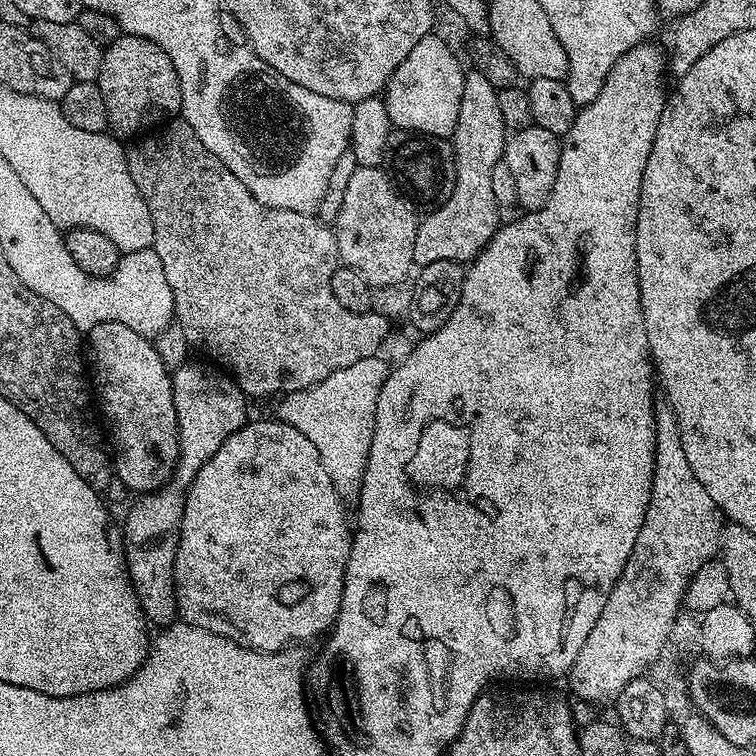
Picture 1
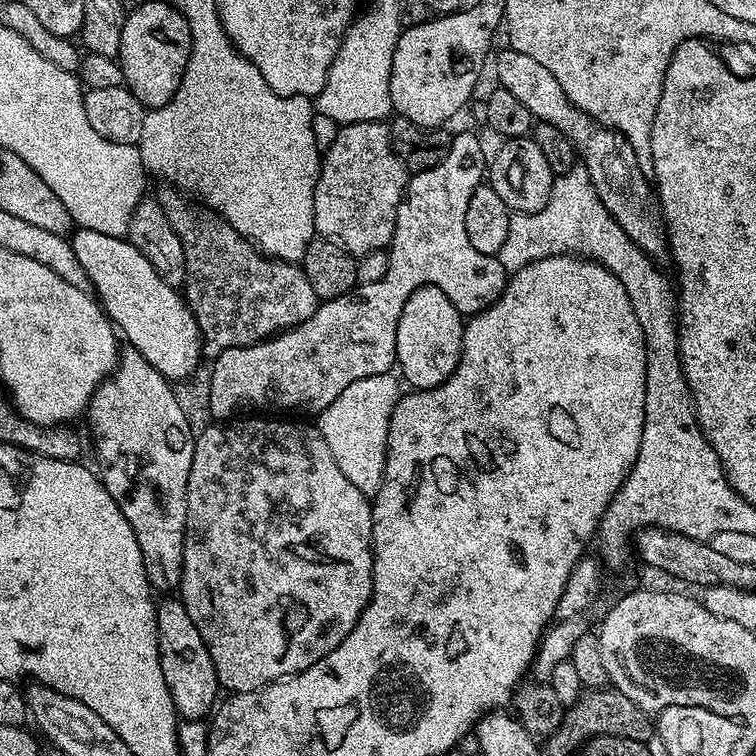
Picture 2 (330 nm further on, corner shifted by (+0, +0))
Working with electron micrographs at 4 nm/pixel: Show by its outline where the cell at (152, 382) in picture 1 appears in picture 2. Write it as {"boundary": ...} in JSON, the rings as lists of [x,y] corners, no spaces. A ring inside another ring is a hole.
{"boundary":[[[125,347],[112,369],[112,375],[103,380],[92,402],[86,409],[86,421],[92,427],[92,440],[96,443],[96,460],[100,463],[98,475],[104,488],[114,498],[122,518],[130,522],[134,538],[138,538],[138,550],[142,550],[142,562],[146,566],[148,582],[160,594],[179,589],[186,530],[186,506],[188,505],[188,479],[194,462],[194,431],[186,413],[180,409],[173,381],[168,380],[138,350]]]}

